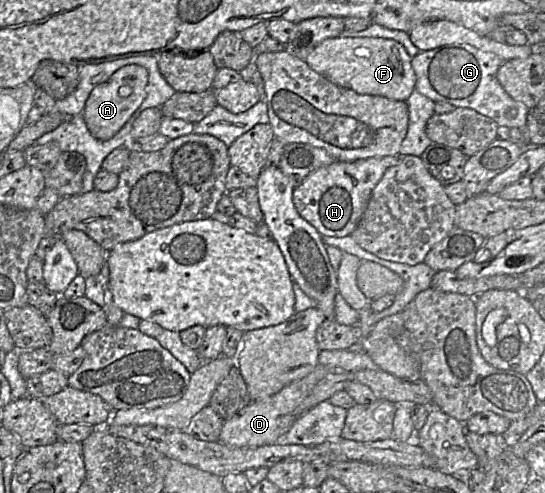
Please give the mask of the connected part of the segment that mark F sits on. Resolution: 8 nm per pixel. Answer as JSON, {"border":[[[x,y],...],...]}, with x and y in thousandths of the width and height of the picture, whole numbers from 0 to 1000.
{"border":[[[695,75],[604,77],[583,89],[563,114],[563,132],[611,170],[657,191],[701,195],[747,205],[761,183],[763,156],[754,116],[725,81]]]}

